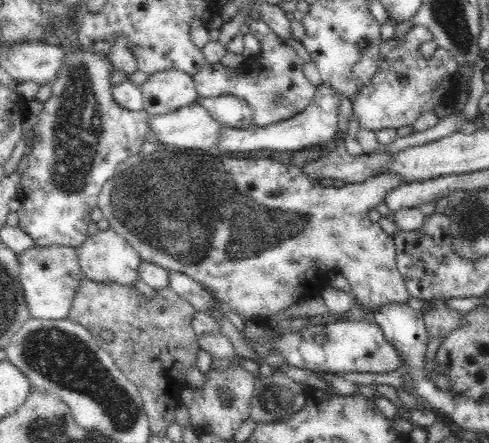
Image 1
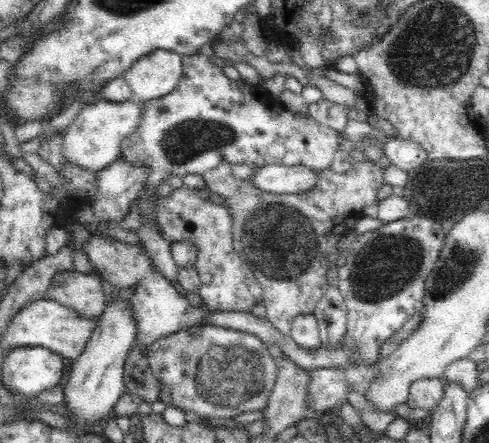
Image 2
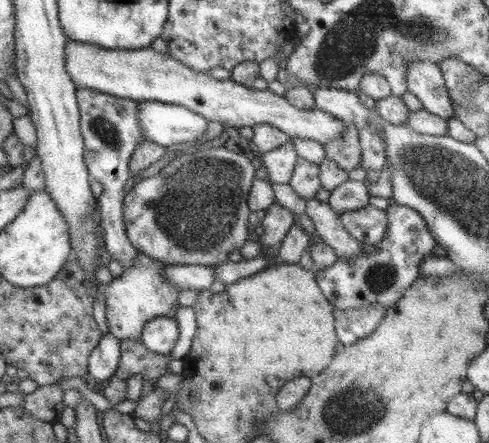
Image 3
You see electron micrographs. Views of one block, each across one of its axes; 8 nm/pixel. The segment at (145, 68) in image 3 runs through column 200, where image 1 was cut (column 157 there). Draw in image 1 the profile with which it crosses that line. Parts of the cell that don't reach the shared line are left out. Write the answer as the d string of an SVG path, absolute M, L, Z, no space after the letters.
M176 69L158 71L149 75L140 85L143 108L152 116L191 108L199 95L192 75Z

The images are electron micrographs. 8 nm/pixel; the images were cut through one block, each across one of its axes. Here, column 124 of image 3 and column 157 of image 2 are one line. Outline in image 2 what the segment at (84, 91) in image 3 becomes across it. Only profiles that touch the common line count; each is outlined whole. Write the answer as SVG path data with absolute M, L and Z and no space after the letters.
M181 55L183 60L183 75L179 78L176 88L166 96L150 99L143 104L143 117L137 131L127 136L121 144L121 158L134 165L146 165L150 169L150 177L145 182L145 189L139 195L139 209L147 214L144 226L139 230L139 240L149 252L153 264L162 273L162 276L174 284L178 281L176 261L172 258L171 246L162 233L158 231L158 225L154 220L152 200L158 196L156 186L162 180L169 180L173 175L184 176L196 174L203 176L206 172L218 167L221 162L229 162L230 165L246 164L252 168L262 168L270 165L283 165L286 167L302 165L312 171L324 171L329 169L334 153L339 144L338 132L329 126L320 124L311 115L304 117L290 111L282 105L278 98L273 97L263 84L247 82L238 79L233 80L222 71L221 65L206 55Z

